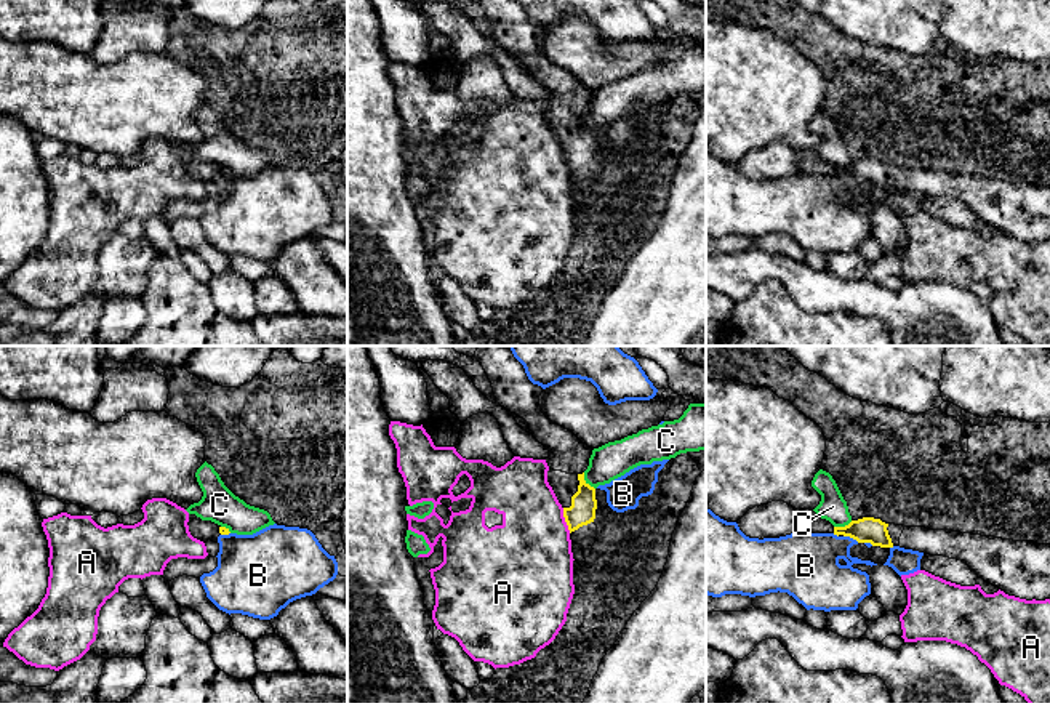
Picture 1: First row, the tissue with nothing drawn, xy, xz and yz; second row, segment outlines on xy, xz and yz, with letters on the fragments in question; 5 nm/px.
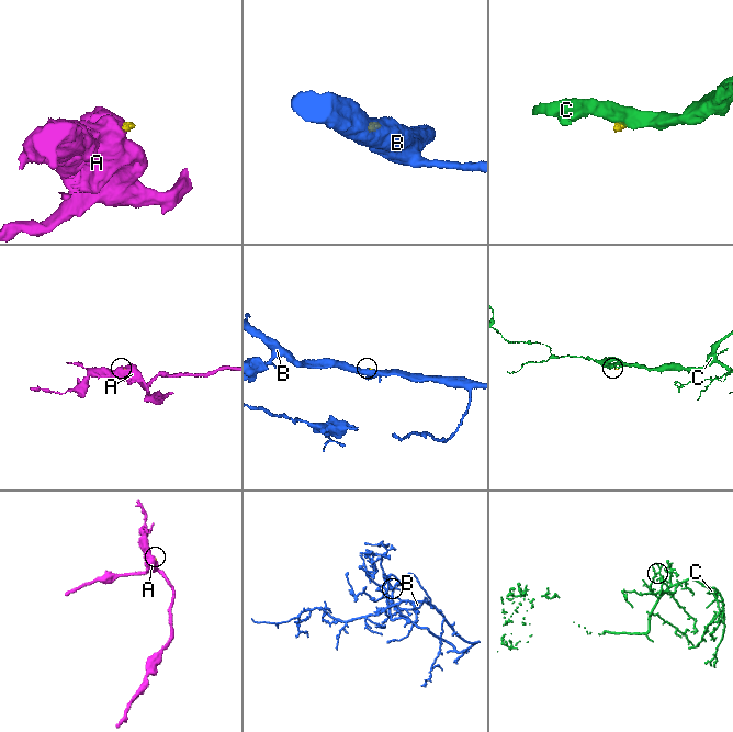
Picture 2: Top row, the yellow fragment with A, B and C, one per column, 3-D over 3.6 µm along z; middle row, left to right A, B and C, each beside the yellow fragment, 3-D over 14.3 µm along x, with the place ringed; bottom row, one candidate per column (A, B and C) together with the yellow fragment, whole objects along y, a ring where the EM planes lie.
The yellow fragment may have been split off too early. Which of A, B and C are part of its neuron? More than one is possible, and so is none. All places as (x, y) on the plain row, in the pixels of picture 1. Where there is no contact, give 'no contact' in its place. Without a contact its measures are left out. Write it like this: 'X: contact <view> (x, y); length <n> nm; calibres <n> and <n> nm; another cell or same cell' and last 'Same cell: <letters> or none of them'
A: contact xz (565, 162); length 130 nm; calibres 130 and 420 nm; another cell
B: contact yz (852, 178); length 90 nm; calibres 130 and 280 nm; another cell
C: contact xz (585, 122); length 110 nm; calibres 130 and 180 nm; another cell
Same cell: none of them

